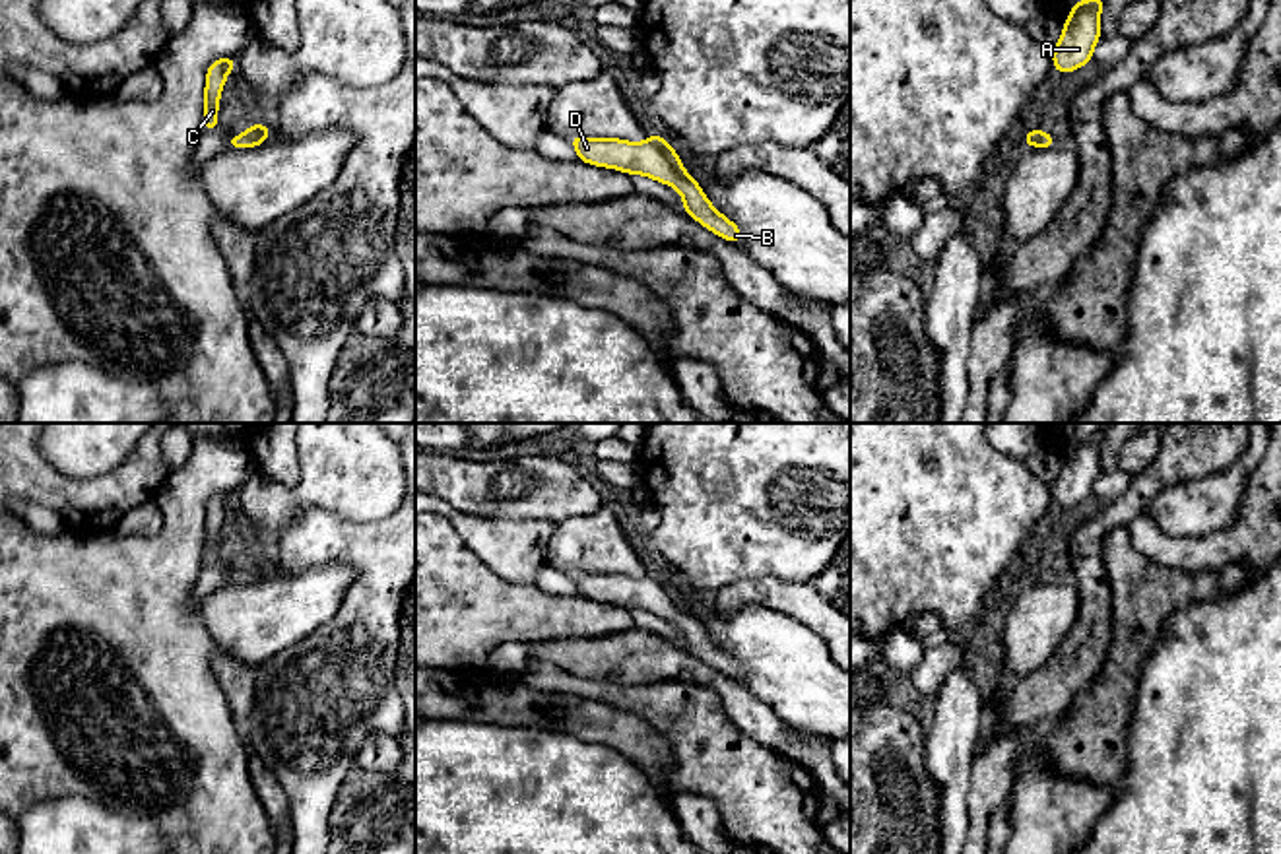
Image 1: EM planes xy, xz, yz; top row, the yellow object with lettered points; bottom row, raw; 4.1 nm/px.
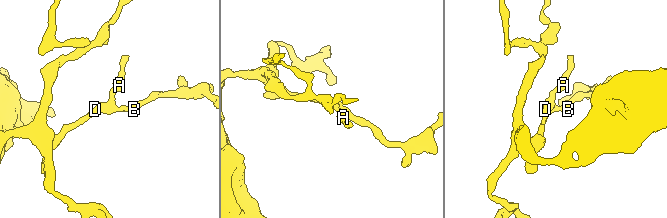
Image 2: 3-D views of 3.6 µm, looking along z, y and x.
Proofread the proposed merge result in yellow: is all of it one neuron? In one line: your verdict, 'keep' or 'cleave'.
keep

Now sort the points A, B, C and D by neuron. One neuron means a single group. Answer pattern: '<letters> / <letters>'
A B C D

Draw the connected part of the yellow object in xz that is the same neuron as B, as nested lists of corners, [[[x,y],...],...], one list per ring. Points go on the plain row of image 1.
[[[656,567],[648,575],[625,576],[619,573],[569,571],[582,598],[609,602],[627,609],[644,609],[662,619],[673,621],[683,633],[683,646],[703,662],[730,677],[741,677],[741,664],[724,652],[705,631],[699,617],[685,608],[675,584]]]

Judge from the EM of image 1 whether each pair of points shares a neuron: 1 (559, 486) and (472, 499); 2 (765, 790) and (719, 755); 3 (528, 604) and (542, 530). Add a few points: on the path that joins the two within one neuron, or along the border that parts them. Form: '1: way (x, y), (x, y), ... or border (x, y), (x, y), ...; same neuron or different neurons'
1: way (538, 488), (493, 490); same neuron
2: way (754, 787), (730, 767); same neuron
3: border (490, 567), (513, 583), (534, 585); different neurons

